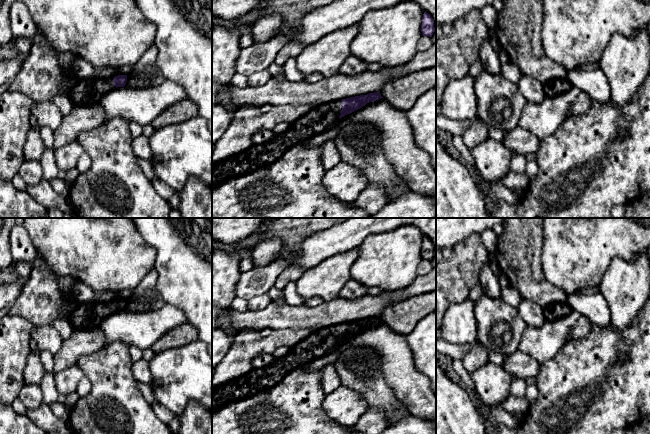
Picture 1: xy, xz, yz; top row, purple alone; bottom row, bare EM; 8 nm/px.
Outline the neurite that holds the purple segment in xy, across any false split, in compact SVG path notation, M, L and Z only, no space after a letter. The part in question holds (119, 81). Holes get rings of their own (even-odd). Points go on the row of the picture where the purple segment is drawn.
M118 75L114 78L88 77L78 80L67 93L72 103L78 106L92 106L101 103L102 98L113 87L124 87L127 75Z

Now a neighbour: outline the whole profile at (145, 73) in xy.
M153 44L143 56L132 65L132 70L127 74L124 87L141 89L162 84L166 79L159 69L157 59L158 49Z

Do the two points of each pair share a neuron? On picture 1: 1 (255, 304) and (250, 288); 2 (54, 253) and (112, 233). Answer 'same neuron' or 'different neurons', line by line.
1: different neurons
2: same neuron

